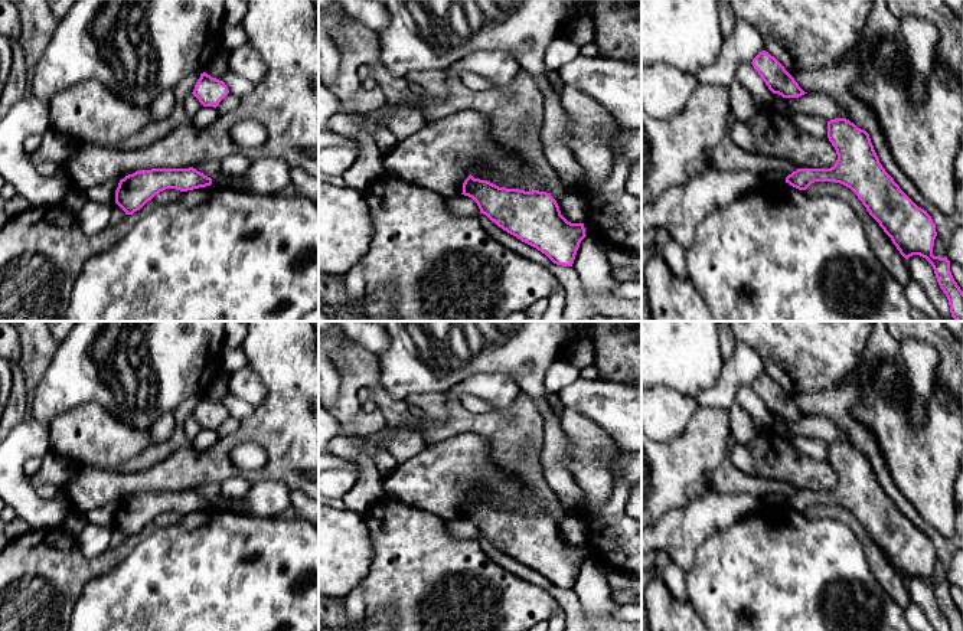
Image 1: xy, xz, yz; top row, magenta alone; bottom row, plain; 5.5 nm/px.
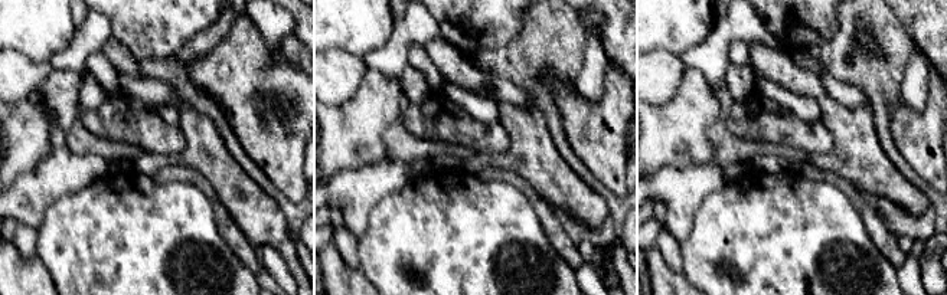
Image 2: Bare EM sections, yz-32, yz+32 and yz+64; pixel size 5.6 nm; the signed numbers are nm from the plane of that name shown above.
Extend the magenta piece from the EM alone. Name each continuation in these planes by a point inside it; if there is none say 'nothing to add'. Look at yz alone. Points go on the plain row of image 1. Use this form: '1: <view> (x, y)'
nothing to add

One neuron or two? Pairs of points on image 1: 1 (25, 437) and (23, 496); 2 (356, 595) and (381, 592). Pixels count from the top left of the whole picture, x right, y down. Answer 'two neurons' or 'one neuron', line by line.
1: one neuron
2: two neurons

